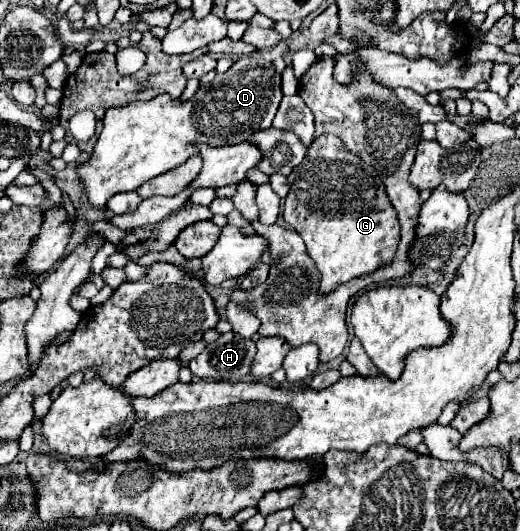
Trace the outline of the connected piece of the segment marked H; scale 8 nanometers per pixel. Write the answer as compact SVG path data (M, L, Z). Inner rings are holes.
M222 333L214 343L194 357L188 367L192 375L210 381L240 381L250 373L256 345L238 333Z

